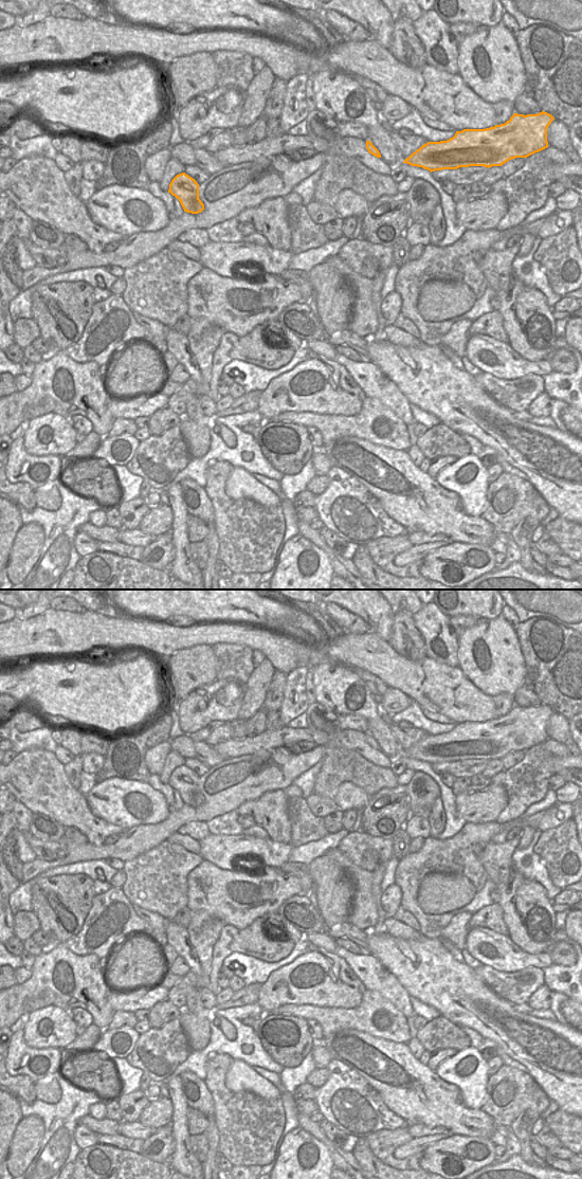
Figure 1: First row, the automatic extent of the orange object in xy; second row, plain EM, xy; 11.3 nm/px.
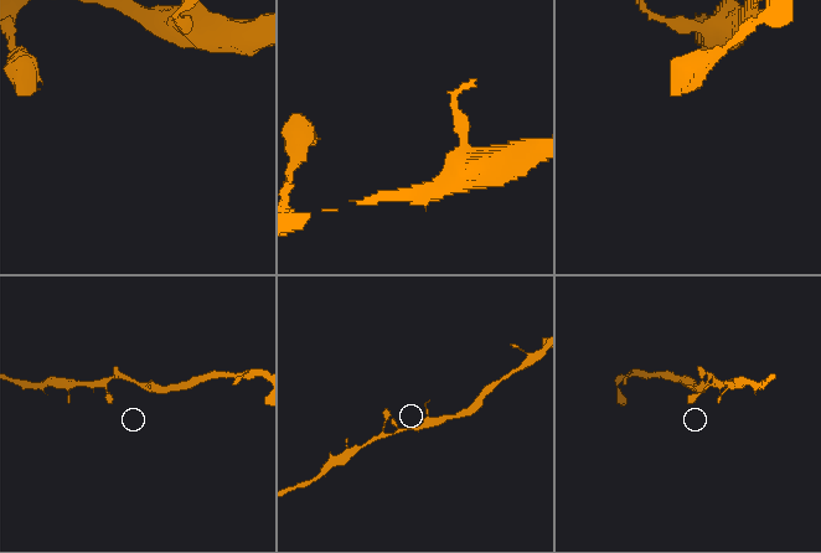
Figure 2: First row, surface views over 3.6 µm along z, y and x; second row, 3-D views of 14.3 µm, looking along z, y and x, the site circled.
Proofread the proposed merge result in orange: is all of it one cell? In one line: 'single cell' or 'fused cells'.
single cell

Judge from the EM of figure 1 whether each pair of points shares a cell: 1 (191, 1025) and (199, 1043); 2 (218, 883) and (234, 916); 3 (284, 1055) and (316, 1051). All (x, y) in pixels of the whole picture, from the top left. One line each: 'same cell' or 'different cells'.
1: same cell
2: same cell
3: different cells

